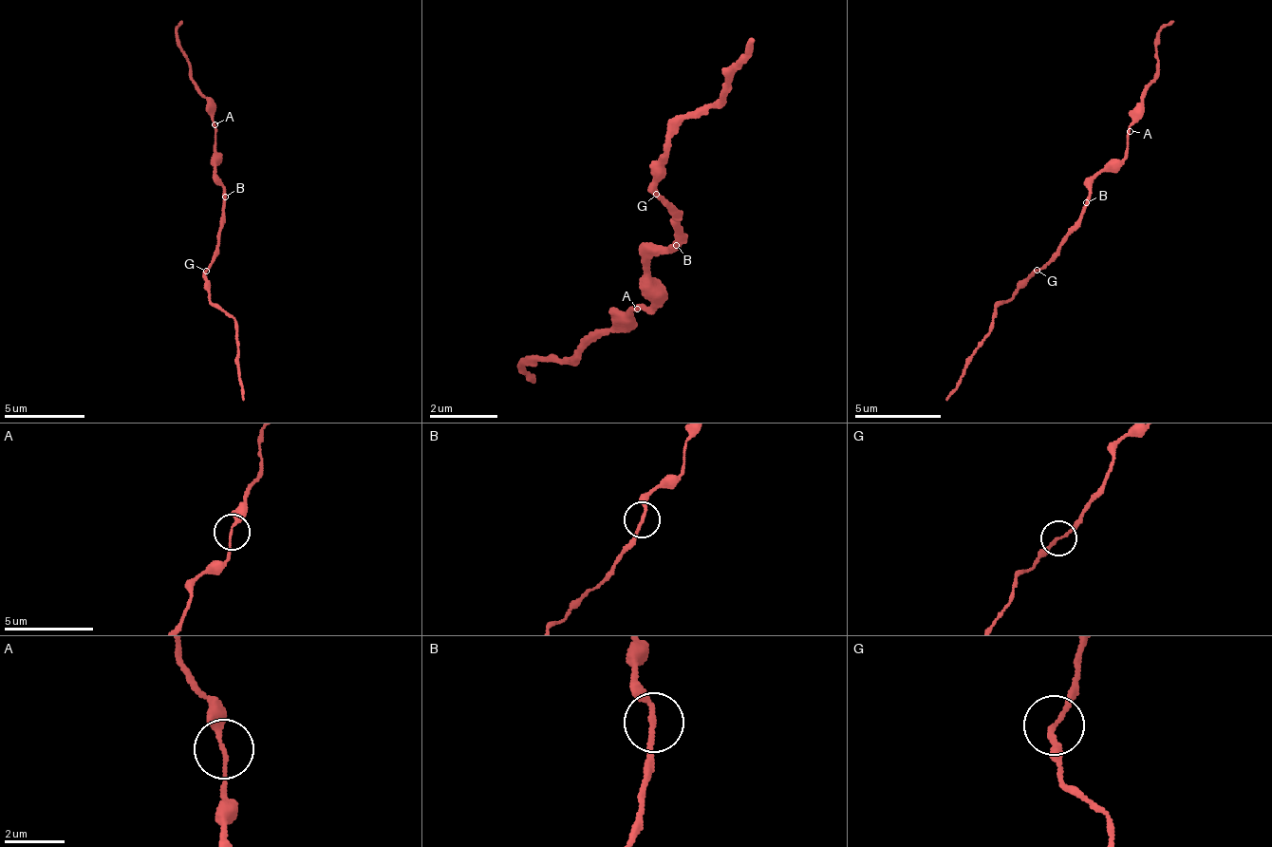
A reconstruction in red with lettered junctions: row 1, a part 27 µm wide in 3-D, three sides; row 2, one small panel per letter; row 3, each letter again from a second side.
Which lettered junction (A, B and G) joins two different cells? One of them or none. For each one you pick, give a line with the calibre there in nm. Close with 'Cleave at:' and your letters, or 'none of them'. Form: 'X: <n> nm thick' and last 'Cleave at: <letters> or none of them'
Cleave at: none of them

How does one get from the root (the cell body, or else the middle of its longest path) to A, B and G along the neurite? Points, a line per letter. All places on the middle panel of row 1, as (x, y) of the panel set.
A: (679, 234), (665, 244), (670, 251), (654, 255), (643, 292), (654, 305), (640, 307)
B: (679, 234), (676, 241), (671, 238), (676, 245)
G: (679, 234), (687, 238), (674, 219), (680, 222), (659, 197)

